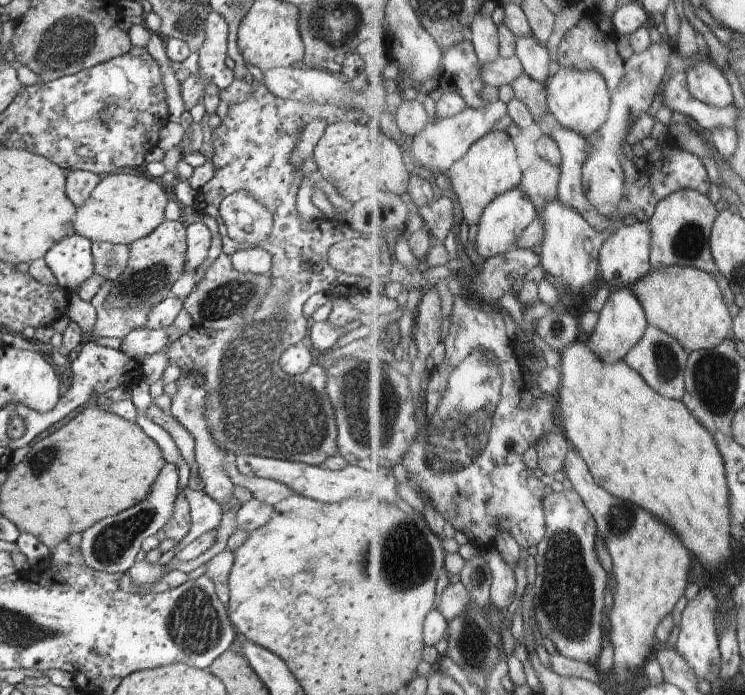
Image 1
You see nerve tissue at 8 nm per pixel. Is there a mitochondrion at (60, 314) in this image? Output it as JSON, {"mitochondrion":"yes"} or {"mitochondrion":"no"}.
{"mitochondrion":"no"}

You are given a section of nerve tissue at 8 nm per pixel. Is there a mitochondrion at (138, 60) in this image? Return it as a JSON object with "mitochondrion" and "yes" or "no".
{"mitochondrion":"no"}

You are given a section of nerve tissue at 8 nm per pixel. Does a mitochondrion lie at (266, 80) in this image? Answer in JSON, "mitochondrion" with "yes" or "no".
{"mitochondrion":"no"}

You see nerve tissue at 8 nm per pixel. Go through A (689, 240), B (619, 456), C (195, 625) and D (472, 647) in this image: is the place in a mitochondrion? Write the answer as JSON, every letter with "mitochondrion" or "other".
{"A":"mitochondrion","B":"other","C":"mitochondrion","D":"mitochondrion"}

